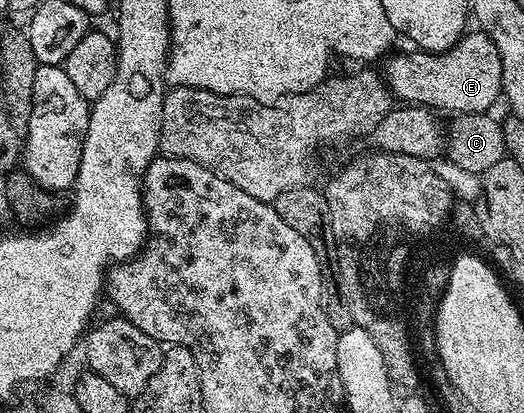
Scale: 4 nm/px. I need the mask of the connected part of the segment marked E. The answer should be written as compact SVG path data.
M480 30L468 31L445 53L427 51L392 53L382 63L381 76L392 95L402 103L420 105L436 112L460 114L488 113L502 95L500 56L496 45Z

